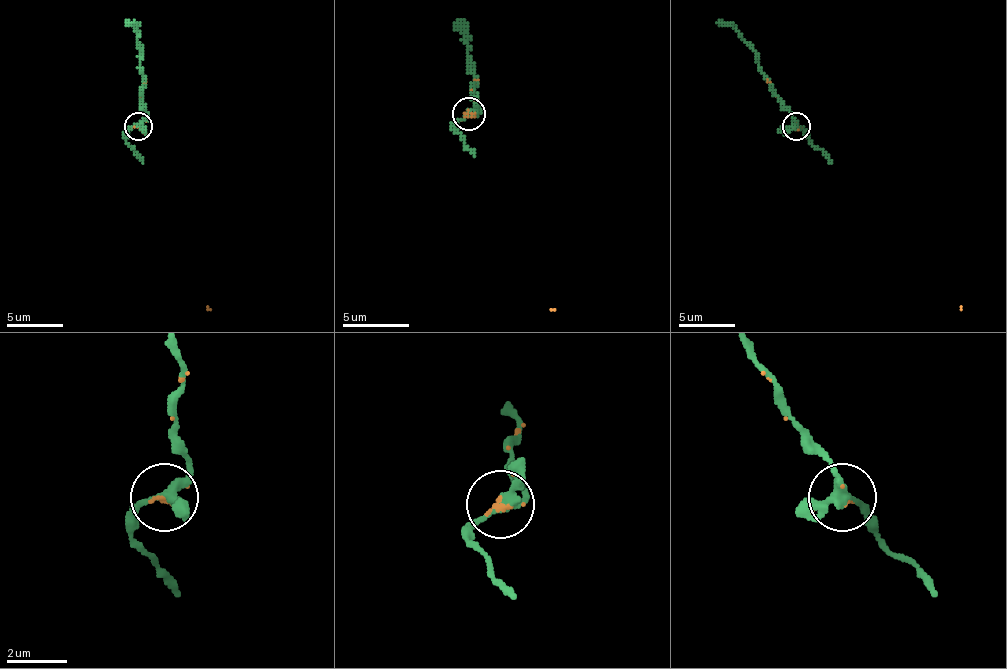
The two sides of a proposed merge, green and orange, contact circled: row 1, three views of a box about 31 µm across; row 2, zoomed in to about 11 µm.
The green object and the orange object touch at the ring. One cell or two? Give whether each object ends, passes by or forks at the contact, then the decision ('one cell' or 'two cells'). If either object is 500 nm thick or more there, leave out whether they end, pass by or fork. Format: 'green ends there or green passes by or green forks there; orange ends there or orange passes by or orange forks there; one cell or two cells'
green forks there; orange ends there; one cell

